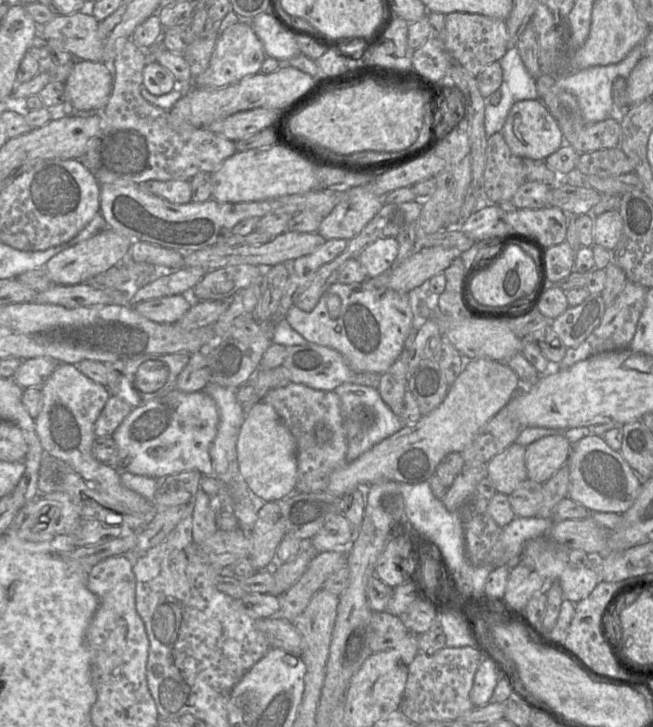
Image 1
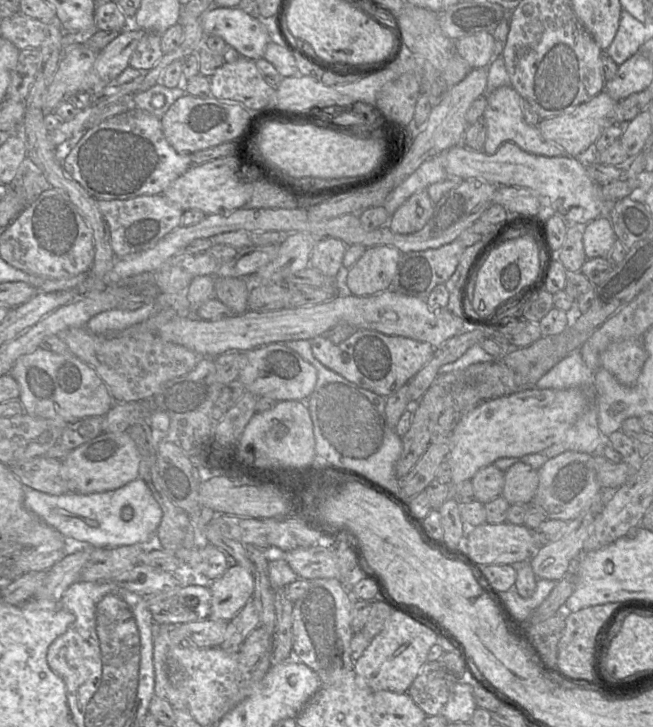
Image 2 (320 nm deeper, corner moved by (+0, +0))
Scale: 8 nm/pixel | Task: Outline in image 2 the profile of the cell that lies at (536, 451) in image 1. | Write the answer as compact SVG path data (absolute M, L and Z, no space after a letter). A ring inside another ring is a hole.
M518 461L505 471L502 496L510 505L530 503L536 494L538 484L538 470Z

